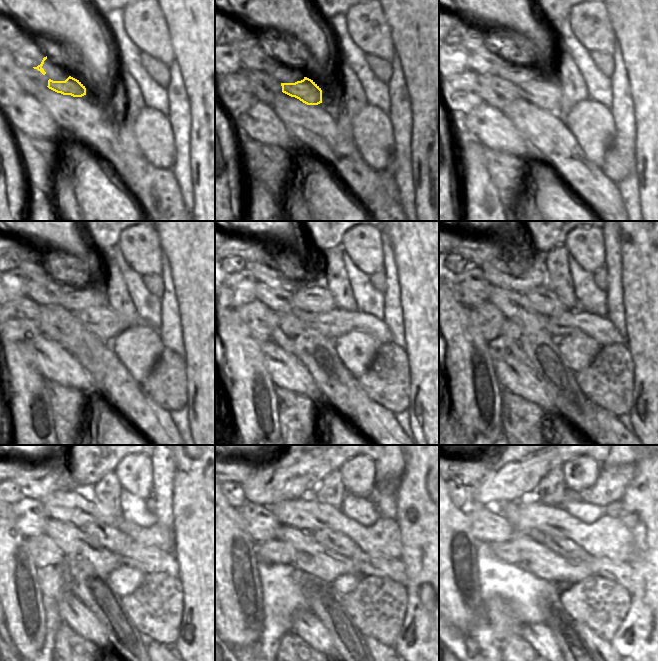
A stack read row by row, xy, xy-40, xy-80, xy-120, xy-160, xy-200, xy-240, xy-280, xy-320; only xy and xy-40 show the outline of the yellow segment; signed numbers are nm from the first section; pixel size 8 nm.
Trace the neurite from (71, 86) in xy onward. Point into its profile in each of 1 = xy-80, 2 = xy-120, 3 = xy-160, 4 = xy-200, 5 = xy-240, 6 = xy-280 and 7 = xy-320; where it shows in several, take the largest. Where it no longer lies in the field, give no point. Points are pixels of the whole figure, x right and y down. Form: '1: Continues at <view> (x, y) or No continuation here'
1: Continues at xy-80 (543, 92)
2: Continues at xy-120 (102, 321)
3: Continues at xy-160 (336, 322)
4: Continues at xy-200 (600, 329)
5: Continues at xy-240 (150, 560)
6: Continues at xy-280 (394, 569)
7: Continues at xy-320 (619, 572).

